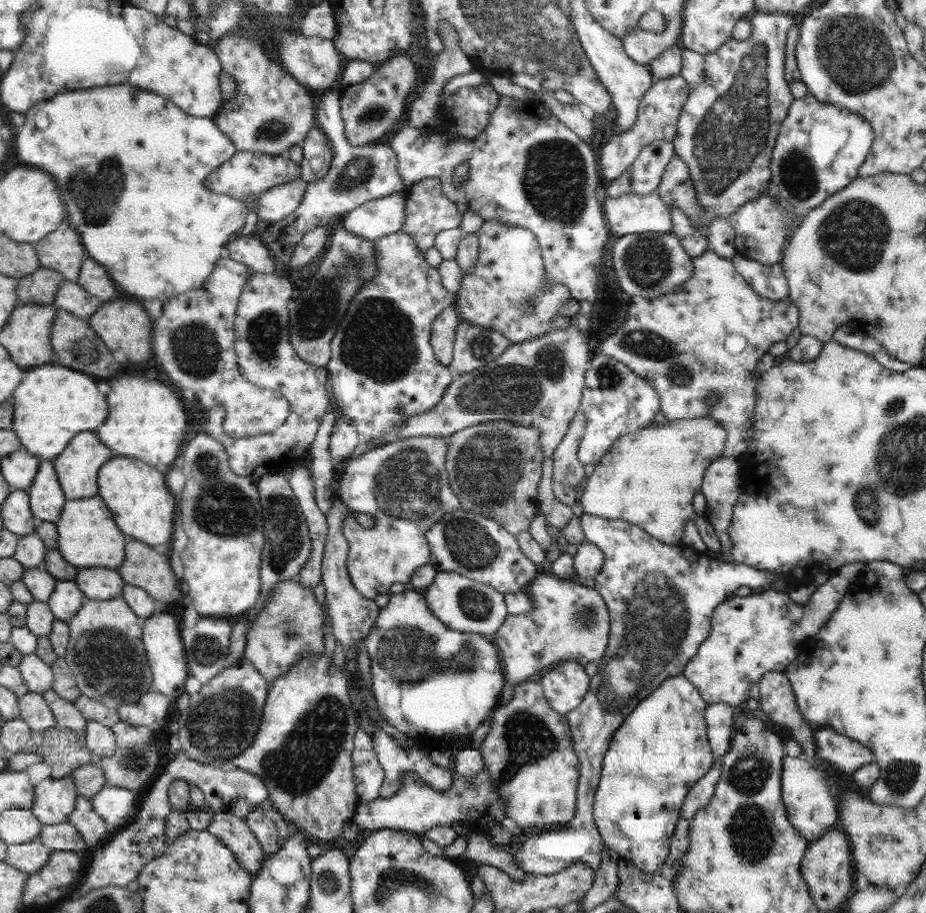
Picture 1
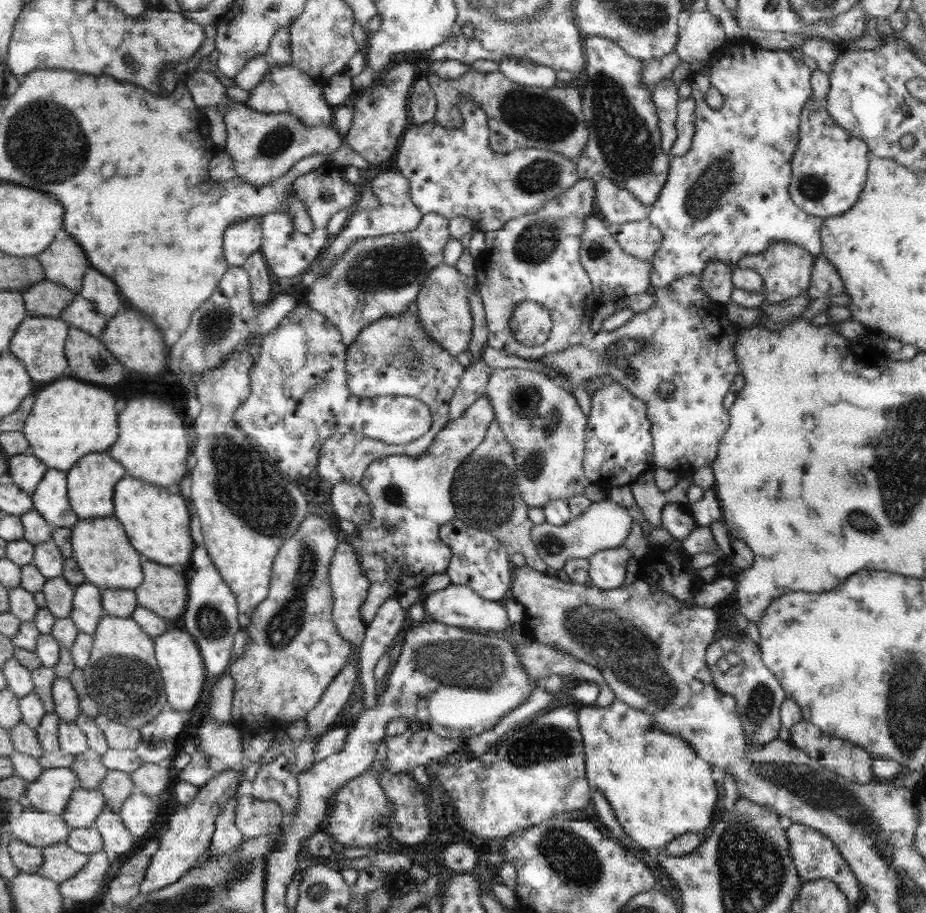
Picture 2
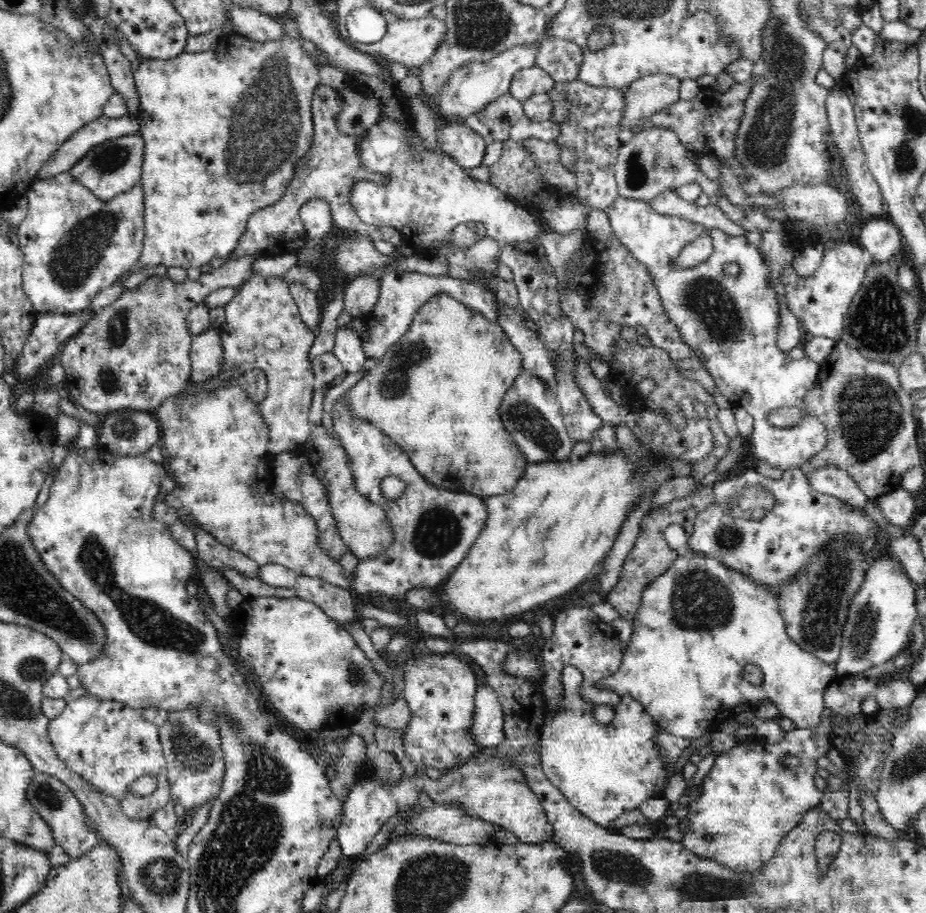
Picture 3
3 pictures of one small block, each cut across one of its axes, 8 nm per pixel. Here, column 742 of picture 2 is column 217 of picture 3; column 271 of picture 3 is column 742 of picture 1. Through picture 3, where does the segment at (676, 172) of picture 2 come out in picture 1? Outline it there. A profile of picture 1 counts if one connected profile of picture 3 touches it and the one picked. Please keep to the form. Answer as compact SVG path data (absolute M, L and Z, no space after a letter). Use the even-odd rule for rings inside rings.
M755 10L750 14L750 23L750 38L743 41L731 38L713 53L682 50L679 75L688 82L689 95L671 142L675 155L688 165L696 202L704 208L700 217L704 228L714 218L730 217L738 206L764 196L771 189L774 202L786 205L792 214L788 225L790 237L802 224L804 215L783 202L771 187L770 162L780 126L795 99L784 77L786 40L795 20L788 12Z

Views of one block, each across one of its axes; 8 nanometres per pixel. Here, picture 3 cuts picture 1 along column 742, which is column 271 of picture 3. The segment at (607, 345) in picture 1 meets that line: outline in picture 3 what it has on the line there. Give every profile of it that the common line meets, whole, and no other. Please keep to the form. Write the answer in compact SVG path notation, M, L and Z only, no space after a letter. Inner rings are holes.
M251 274L248 276L248 280L244 281L243 284L238 288L238 292L234 294L234 298L228 302L225 306L225 322L219 327L220 332L222 334L220 335L220 339L222 339L222 349L224 349L224 362L222 362L222 370L220 372L226 371L226 370L232 370L233 368L239 368L240 370L243 370L243 372L248 372L249 370L252 370L253 368L261 368L264 370L266 374L266 380L268 384L268 392L265 399L259 403L258 409L260 409L260 413L262 413L262 419L264 419L264 423L268 425L269 430L269 442L268 442L268 451L272 453L273 455L277 455L280 453L287 453L296 451L300 448L304 442L310 438L310 430L311 430L311 422L308 421L308 412L310 410L310 405L312 402L312 394L314 394L314 389L317 385L317 380L315 378L315 374L311 365L311 361L308 358L308 351L312 348L314 339L316 338L317 333L315 331L310 330L306 324L304 324L304 321L302 320L302 317L299 313L299 308L297 307L297 304L295 303L295 300L293 299L293 296L291 295L289 285L284 283L284 279L281 276L268 276L268 278L265 278L263 274ZM268 336L276 336L278 340L280 340L280 348L278 350L269 350L266 348L266 344L264 344L264 341Z

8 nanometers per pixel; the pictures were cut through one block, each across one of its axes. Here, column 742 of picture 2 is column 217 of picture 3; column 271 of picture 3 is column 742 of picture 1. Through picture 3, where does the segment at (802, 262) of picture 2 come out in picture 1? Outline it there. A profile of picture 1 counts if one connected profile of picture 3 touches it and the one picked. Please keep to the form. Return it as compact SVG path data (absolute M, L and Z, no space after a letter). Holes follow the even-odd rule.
M771 189L764 192L764 196L760 198L748 200L746 204L738 206L738 210L728 217L728 222L735 234L736 253L764 265L780 263L789 238L790 221L792 221L792 214L788 212L788 207L780 202L774 202Z

